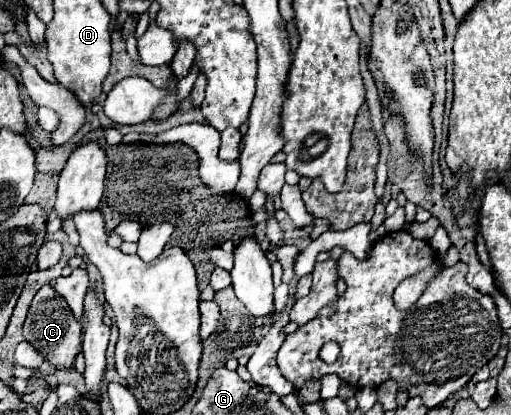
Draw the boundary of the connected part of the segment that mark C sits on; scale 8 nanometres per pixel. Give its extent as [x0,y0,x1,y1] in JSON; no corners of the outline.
[24,285,82,369]

